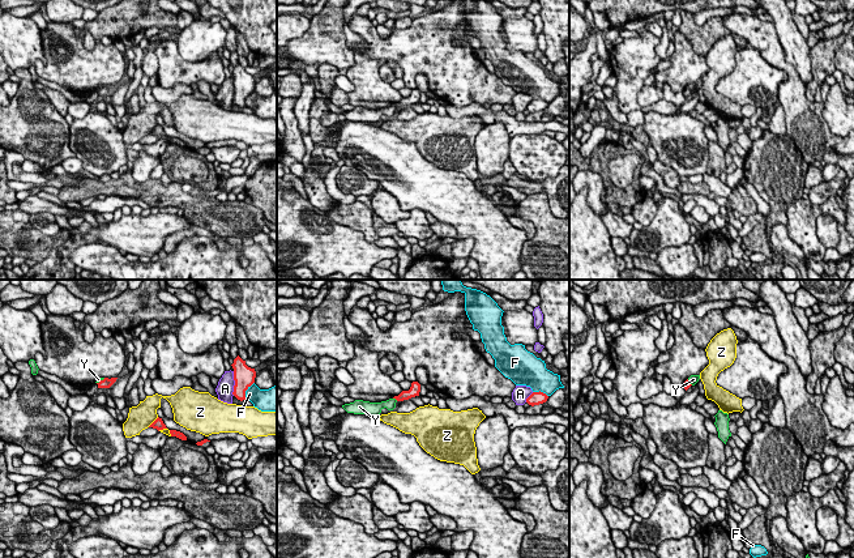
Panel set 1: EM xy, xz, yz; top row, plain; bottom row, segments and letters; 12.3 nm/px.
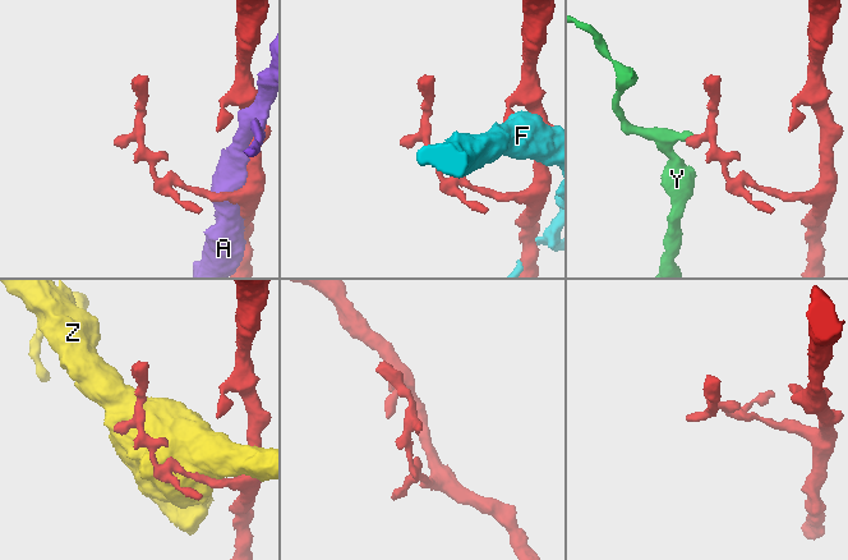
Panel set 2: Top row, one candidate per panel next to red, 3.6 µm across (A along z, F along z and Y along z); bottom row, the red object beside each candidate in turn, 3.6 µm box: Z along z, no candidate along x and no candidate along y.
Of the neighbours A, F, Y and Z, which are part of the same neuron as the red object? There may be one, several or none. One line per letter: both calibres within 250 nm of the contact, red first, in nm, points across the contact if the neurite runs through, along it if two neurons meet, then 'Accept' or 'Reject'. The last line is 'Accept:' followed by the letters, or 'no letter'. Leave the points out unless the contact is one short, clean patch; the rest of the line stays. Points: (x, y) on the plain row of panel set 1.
A: Thickness 260 nm (red) against 220 nm. Reject
F: Thickness 260 nm (red) against 260 nm. Reject
Y: Thickness 130 nm (red) against 130 nm. Boundary: xz (393, 105), (397, 107). Reject
Z: Thickness 130 nm (red) against 300 nm. Reject
Accept: no letter

